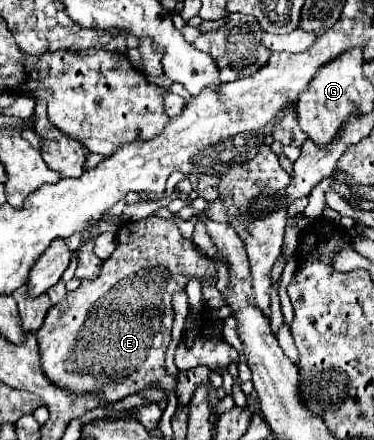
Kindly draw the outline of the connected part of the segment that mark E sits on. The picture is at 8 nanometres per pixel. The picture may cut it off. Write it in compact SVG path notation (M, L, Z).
M147 216L137 222L123 222L117 230L117 250L103 262L97 280L81 280L77 290L67 292L59 304L49 308L43 326L37 330L41 366L49 382L71 394L97 394L105 404L107 400L113 404L135 394L151 382L159 382L165 392L175 390L177 378L165 372L165 350L171 340L173 324L171 298L177 290L185 288L191 276L199 276L201 282L207 282L217 276L217 270L211 260L195 252L193 244L181 236L175 220Z

